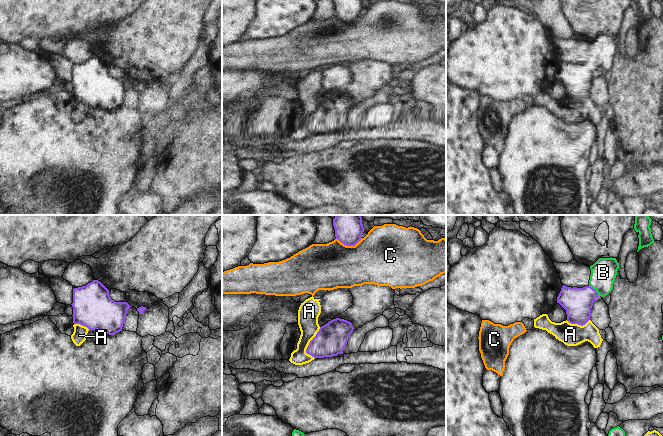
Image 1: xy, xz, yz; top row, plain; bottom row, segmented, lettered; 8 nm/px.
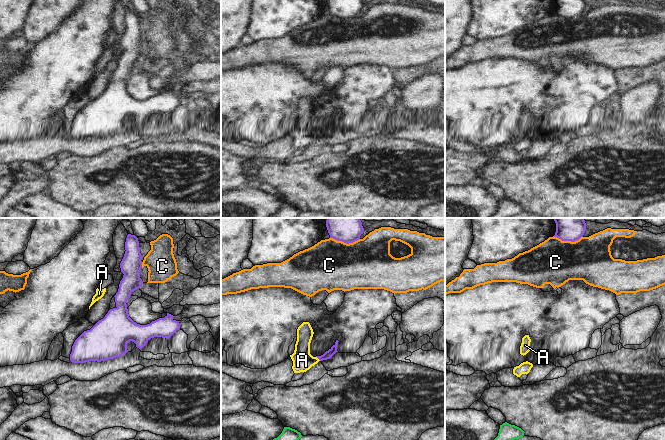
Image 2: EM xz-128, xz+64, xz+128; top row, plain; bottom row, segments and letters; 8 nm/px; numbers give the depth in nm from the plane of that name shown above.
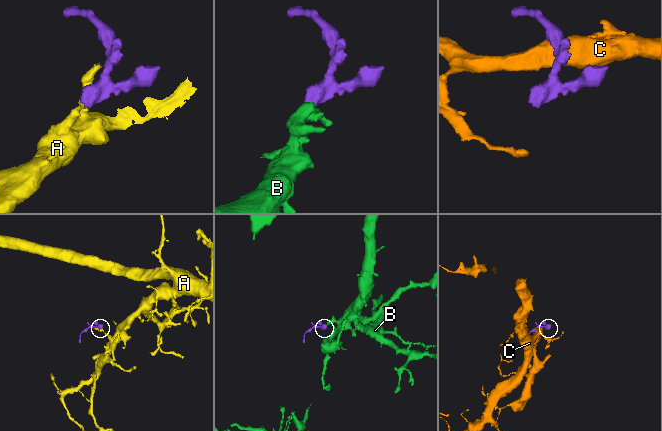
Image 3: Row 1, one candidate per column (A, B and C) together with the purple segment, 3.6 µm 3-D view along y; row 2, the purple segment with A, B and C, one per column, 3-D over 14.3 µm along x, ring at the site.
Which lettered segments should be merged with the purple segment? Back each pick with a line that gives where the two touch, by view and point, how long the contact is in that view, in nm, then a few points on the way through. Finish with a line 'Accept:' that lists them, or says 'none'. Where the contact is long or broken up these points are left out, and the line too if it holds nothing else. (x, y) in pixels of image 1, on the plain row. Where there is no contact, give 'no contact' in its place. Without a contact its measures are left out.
B: yz (595, 66) | 120 nm | across yz (577, 78), (595, 66), (601, 59), (603, 48)
Accept: B

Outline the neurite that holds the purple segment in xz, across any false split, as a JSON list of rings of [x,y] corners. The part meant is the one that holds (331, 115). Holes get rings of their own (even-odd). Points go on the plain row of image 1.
[[[336,94],[321,102],[310,117],[306,129],[314,134],[324,134],[343,130],[354,103],[351,98]]]

